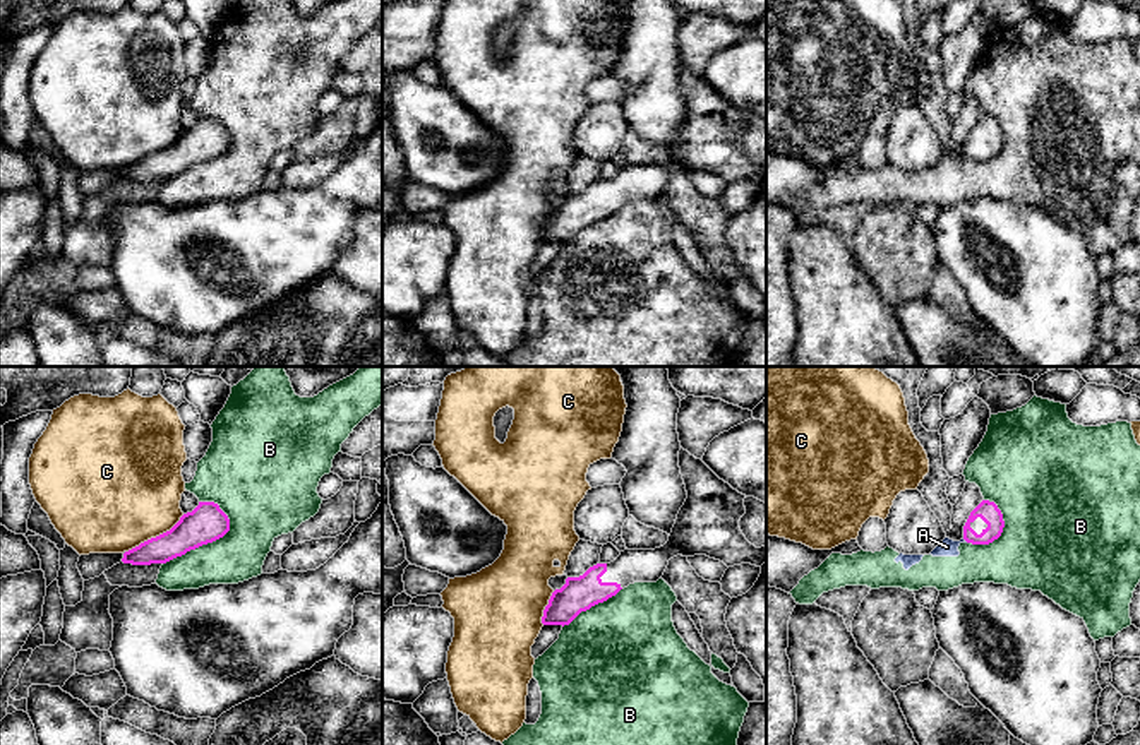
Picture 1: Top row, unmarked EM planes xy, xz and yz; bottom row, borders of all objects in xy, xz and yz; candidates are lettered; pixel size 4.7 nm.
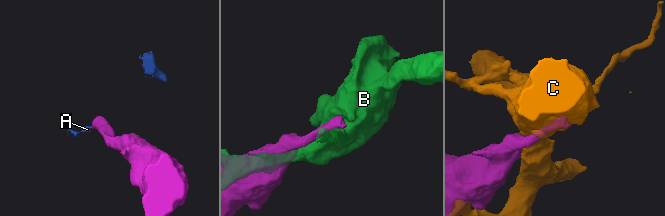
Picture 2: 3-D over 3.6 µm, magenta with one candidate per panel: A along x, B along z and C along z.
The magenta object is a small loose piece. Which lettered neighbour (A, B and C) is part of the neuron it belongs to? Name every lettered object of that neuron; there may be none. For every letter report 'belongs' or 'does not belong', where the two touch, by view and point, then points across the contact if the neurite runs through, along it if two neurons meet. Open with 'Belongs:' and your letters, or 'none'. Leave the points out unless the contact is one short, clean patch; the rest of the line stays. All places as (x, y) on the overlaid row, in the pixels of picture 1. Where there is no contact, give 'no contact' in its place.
Belongs: none
A: does not belong; contact yz (966, 540); border yz (962, 538), (967, 542)
B: does not belong; contact xy (210, 542)
C: does not belong; contact xy (156, 536)

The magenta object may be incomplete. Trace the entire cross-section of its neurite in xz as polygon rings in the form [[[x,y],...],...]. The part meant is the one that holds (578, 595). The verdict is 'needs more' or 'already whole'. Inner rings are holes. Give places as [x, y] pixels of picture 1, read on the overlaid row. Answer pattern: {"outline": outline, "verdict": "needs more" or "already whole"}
{"outline": [[[681,447],[679,468],[687,498],[669,541],[655,550],[624,550],[610,563],[597,563],[579,577],[567,577],[543,610],[543,625],[569,625],[581,611],[607,601],[634,582],[657,582],[669,560],[706,555],[727,567],[766,562],[766,545],[756,548],[739,527],[746,495],[720,480],[701,459]]], "verdict": "needs more"}

